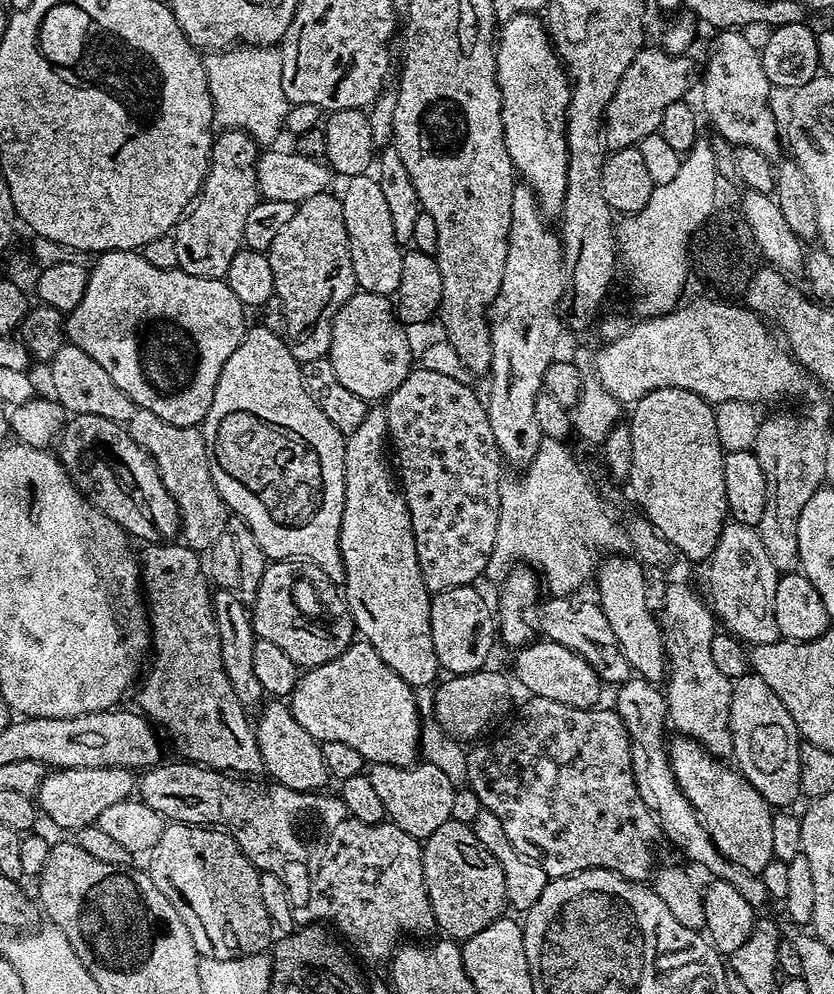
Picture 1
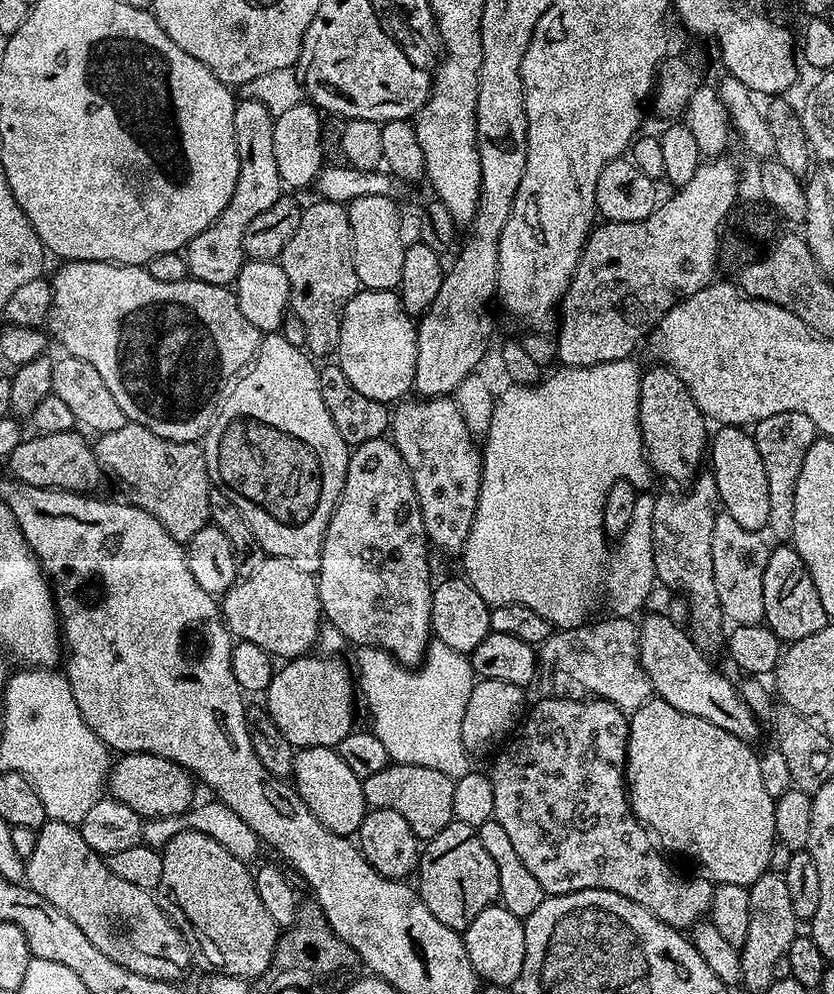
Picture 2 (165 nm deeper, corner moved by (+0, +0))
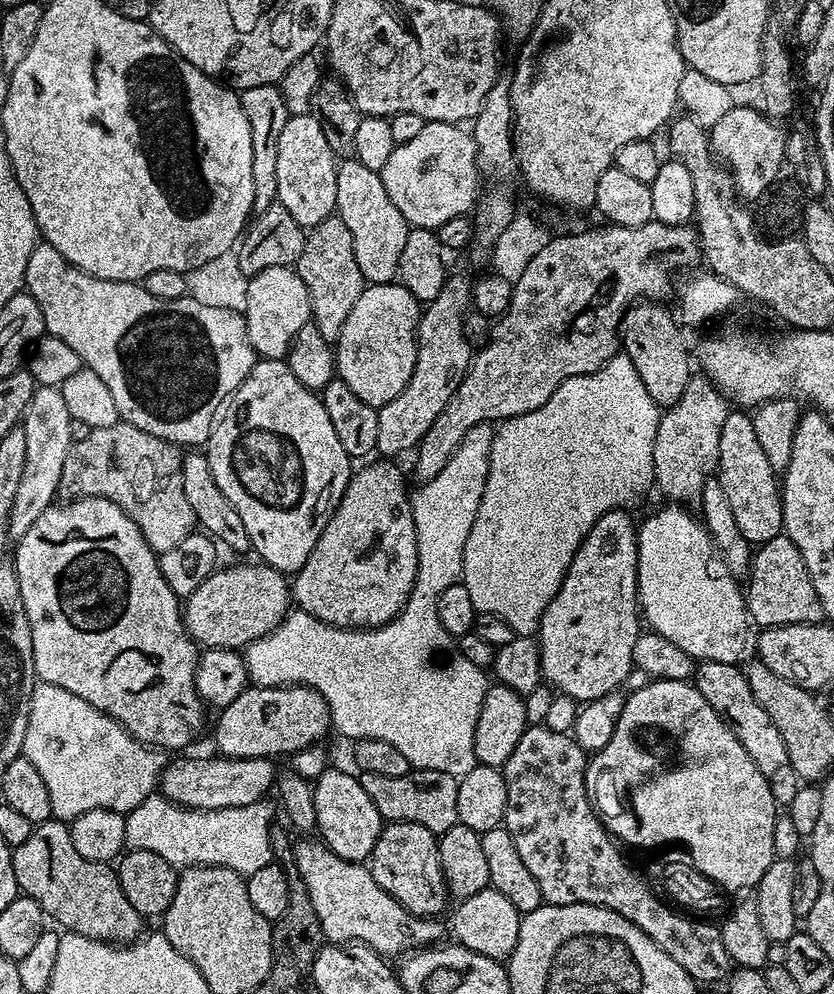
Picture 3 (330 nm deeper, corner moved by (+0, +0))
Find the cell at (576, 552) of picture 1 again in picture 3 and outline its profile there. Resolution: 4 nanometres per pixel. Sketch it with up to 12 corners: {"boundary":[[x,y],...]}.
{"boundary":[[617,354],[495,429],[462,583],[535,637],[594,522],[652,480]]}

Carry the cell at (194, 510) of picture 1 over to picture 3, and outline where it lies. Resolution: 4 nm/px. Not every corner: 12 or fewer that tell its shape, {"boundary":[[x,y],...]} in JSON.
{"boundary":[[121,422],[73,443],[59,495],[114,502],[158,554],[197,527],[181,449]]}

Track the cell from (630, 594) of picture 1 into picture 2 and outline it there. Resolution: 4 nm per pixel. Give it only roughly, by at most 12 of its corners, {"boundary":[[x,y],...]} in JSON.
{"boundary":[[671,615],[648,616],[640,664],[682,714],[755,741],[739,687]]}

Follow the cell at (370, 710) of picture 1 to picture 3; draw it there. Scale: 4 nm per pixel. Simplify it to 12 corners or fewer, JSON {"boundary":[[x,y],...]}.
{"boundary":[[249,686],[219,709],[216,748],[277,758],[321,743],[326,698]]}

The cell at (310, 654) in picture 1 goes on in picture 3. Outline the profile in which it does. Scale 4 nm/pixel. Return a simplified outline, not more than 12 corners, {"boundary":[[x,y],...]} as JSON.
{"boundary":[[268,564],[221,567],[183,601],[197,645],[243,650],[294,604]]}

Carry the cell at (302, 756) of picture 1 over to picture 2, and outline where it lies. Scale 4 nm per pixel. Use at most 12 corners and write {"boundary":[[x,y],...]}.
{"boundary":[[301,748],[291,783],[326,830],[355,837],[369,806],[335,748]]}

